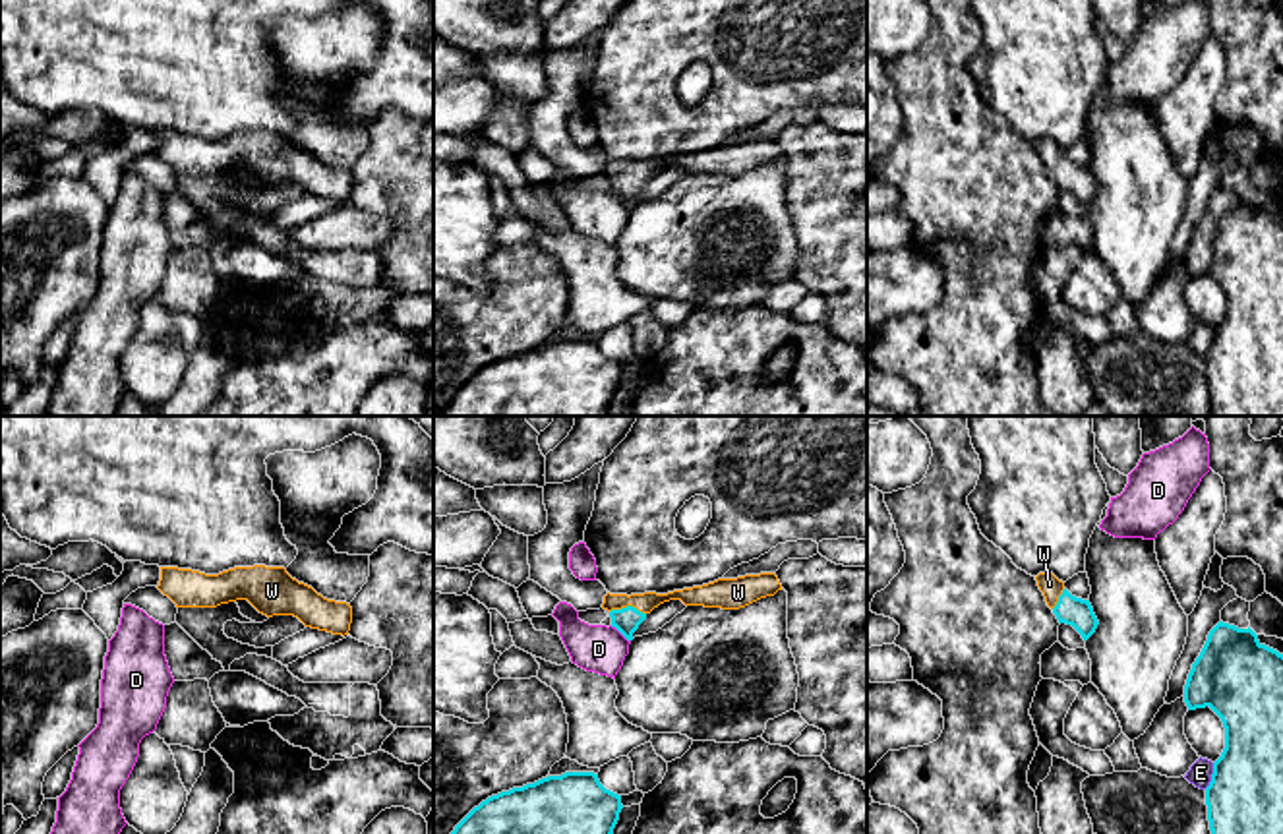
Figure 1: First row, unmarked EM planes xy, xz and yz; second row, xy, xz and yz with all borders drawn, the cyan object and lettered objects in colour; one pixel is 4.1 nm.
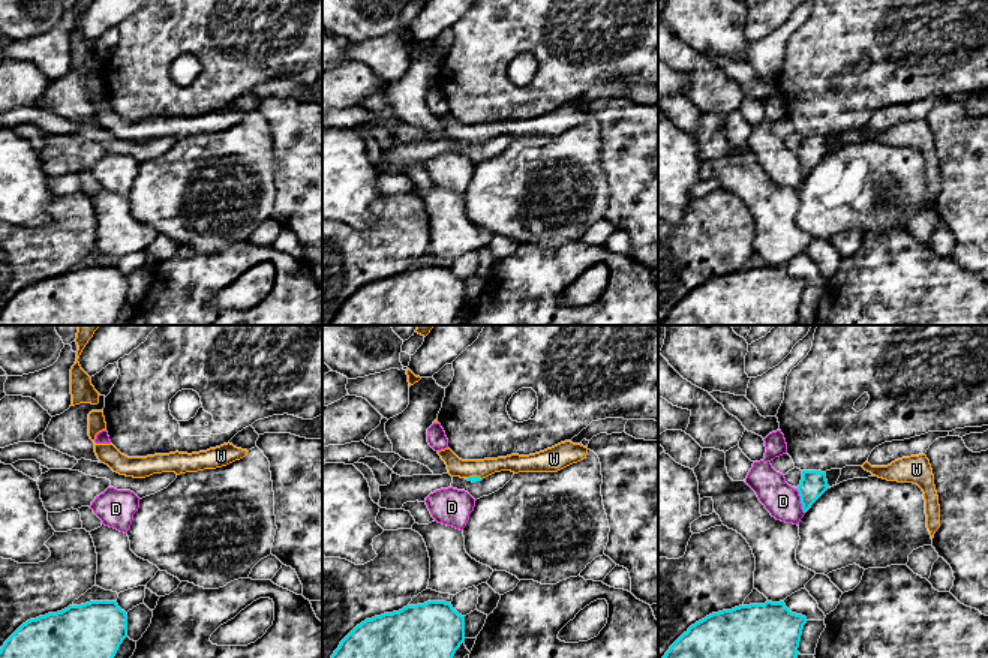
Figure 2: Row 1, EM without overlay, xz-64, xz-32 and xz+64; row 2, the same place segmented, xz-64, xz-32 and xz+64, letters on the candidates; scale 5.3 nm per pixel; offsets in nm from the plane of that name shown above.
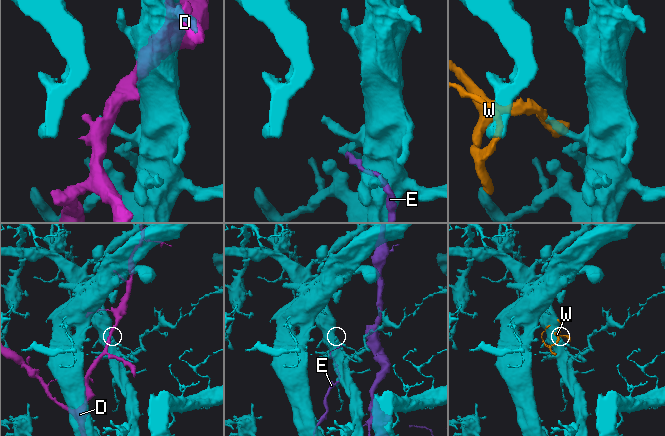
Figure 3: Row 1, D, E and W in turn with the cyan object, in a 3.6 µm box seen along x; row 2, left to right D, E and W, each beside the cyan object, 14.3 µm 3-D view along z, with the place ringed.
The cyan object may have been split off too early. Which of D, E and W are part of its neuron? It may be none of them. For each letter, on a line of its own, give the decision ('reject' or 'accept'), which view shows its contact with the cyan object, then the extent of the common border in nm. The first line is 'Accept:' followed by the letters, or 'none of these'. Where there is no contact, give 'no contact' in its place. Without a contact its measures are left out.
Accept: W
D: reject; meets cyan in xz; contact 110 nm long
E: reject; meets cyan in yz; contact 120 nm long
W: accept; meets cyan in xz; contact 150 nm long

